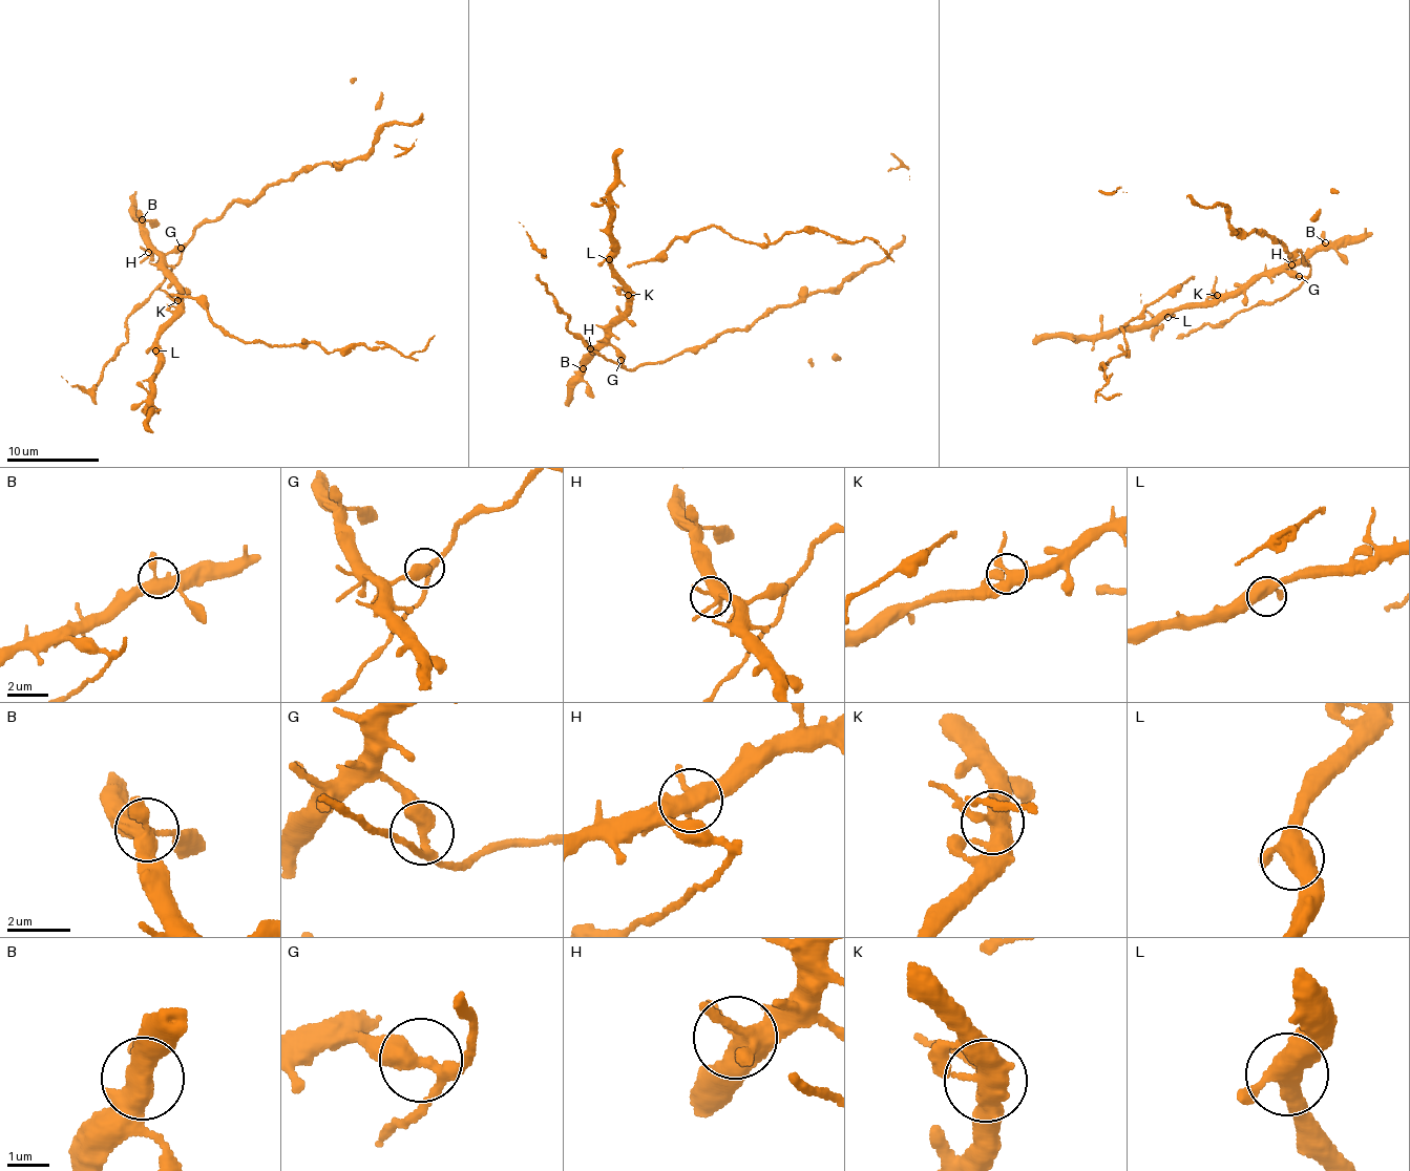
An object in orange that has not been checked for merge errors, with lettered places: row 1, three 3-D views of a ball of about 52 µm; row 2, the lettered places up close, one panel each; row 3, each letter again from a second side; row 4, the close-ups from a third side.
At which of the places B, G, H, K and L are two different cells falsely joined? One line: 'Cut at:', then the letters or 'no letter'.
Cut at: G

